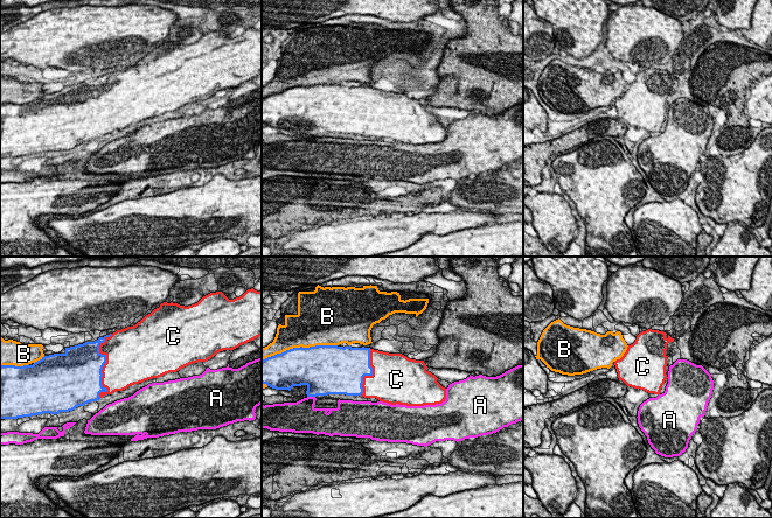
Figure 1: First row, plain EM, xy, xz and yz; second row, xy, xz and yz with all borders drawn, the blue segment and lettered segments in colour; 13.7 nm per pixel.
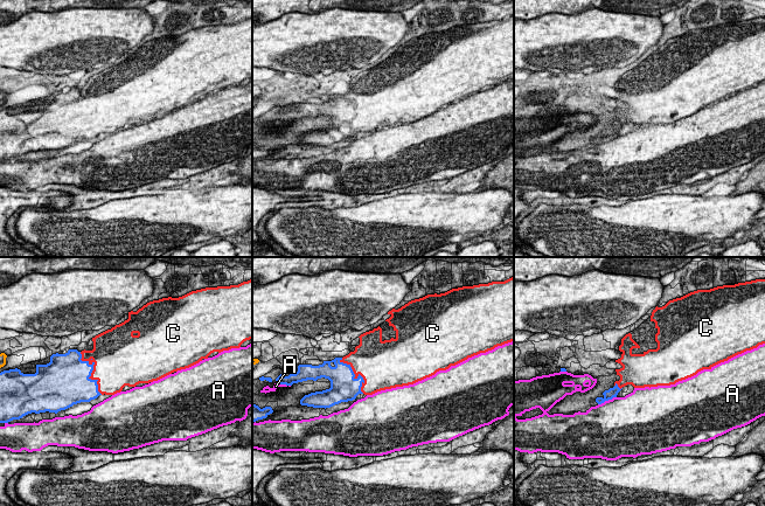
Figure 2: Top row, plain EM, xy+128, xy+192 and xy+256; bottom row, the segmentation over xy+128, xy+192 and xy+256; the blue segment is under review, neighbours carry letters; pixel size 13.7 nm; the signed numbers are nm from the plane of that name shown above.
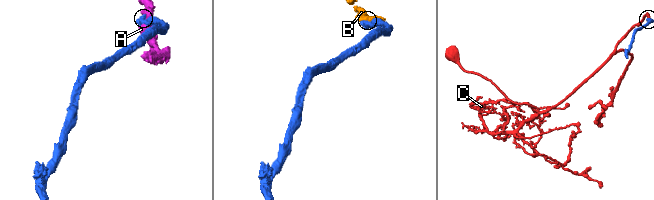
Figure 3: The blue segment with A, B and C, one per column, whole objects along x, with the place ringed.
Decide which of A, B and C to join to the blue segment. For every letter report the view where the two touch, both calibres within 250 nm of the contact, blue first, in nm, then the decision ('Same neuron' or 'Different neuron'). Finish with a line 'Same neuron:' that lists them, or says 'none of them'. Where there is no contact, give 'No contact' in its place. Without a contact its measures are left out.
A: Touches blue in xz. Thickness 400 nm (blue) against 320 nm. Different neuron
B: Touches blue in xz. Thickness 480 nm (blue) against 480 nm. Different neuron
C: Touches blue in xy. Thickness 480 nm (blue) against 480 nm. Same neuron
Same neuron: C

